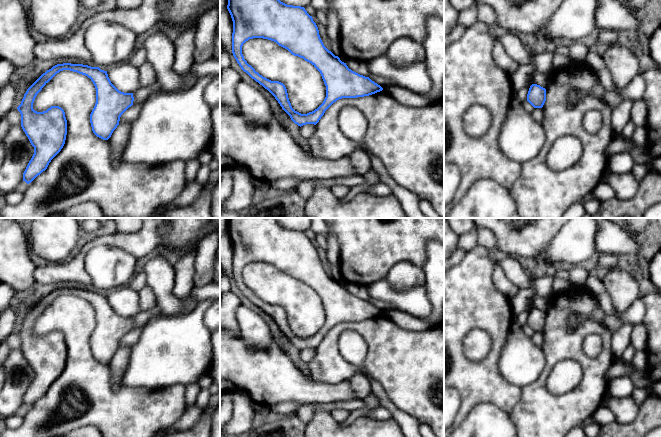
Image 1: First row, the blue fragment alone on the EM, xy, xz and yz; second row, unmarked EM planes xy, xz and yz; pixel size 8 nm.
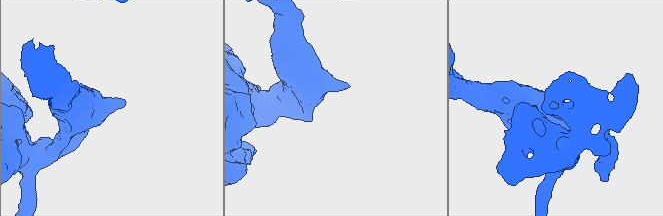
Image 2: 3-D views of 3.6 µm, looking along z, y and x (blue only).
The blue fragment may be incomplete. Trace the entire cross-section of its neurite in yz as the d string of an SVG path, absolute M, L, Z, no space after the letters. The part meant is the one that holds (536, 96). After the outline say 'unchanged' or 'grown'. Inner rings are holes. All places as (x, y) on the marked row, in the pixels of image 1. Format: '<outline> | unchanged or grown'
M532 84L527 94L527 101L534 108L542 108L546 101L546 89L537 84Z | unchanged

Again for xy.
M63 63L47 70L27 89L21 104L17 107L21 114L21 127L34 147L34 154L23 173L23 181L27 184L47 169L65 144L67 120L64 110L59 106L51 106L43 112L33 109L37 94L63 70L85 75L93 82L96 103L90 114L90 123L97 137L108 140L119 125L121 115L133 105L133 93L119 91L111 83L107 71L99 67Z | unchanged

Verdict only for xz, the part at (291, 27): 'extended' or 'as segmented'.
as segmented

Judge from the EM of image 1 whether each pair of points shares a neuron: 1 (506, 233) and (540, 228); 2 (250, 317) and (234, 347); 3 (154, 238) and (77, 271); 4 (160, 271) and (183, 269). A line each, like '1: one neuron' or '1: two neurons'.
1: one neuron
2: two neurons
3: one neuron
4: two neurons

